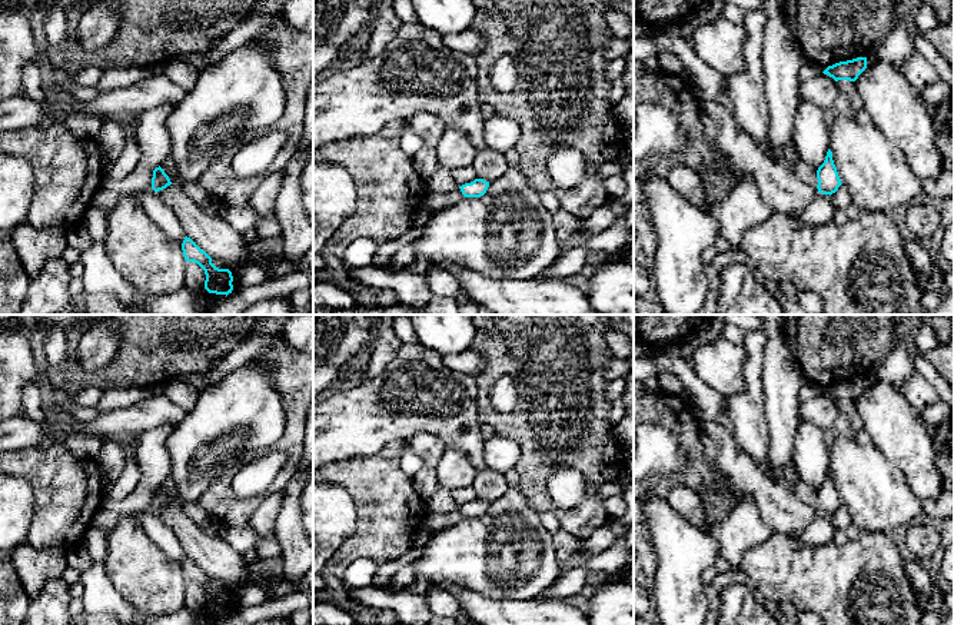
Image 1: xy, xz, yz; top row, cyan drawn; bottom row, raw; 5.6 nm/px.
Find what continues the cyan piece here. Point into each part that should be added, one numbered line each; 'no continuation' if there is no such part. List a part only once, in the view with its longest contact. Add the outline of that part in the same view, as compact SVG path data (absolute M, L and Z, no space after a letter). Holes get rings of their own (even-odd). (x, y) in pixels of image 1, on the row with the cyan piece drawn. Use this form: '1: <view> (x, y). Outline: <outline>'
no continuation

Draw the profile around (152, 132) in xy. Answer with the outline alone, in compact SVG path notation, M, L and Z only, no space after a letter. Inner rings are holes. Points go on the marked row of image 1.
M164 103L139 114L136 136L140 159L137 166L122 180L113 180L106 176L93 196L93 203L106 215L123 196L152 189L153 170L163 164L170 154L167 119L176 106L174 103Z

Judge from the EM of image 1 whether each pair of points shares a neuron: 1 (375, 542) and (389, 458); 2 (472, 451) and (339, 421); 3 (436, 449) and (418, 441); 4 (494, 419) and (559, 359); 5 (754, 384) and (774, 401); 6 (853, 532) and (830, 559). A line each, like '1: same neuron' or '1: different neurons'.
1: same neuron
2: same neuron
3: same neuron
4: same neuron
5: different neurons
6: different neurons

